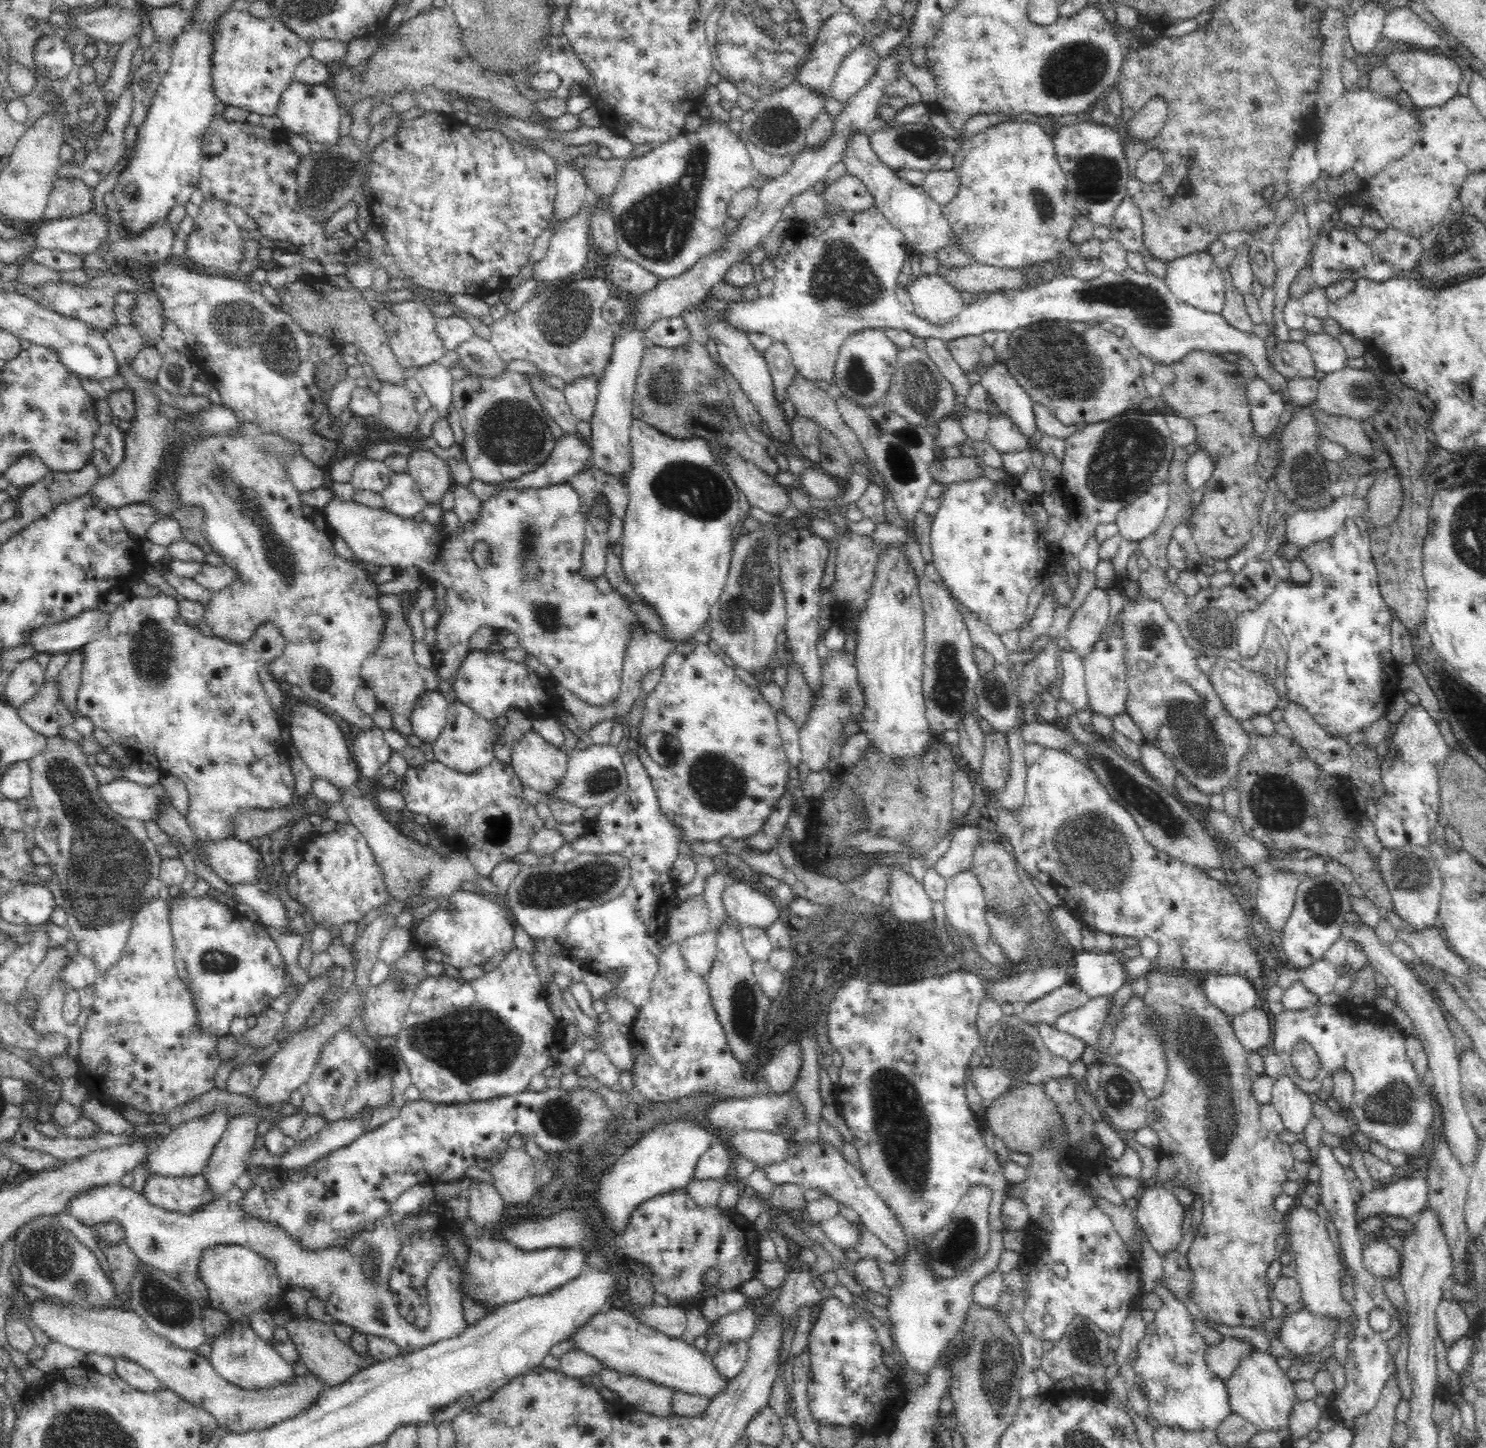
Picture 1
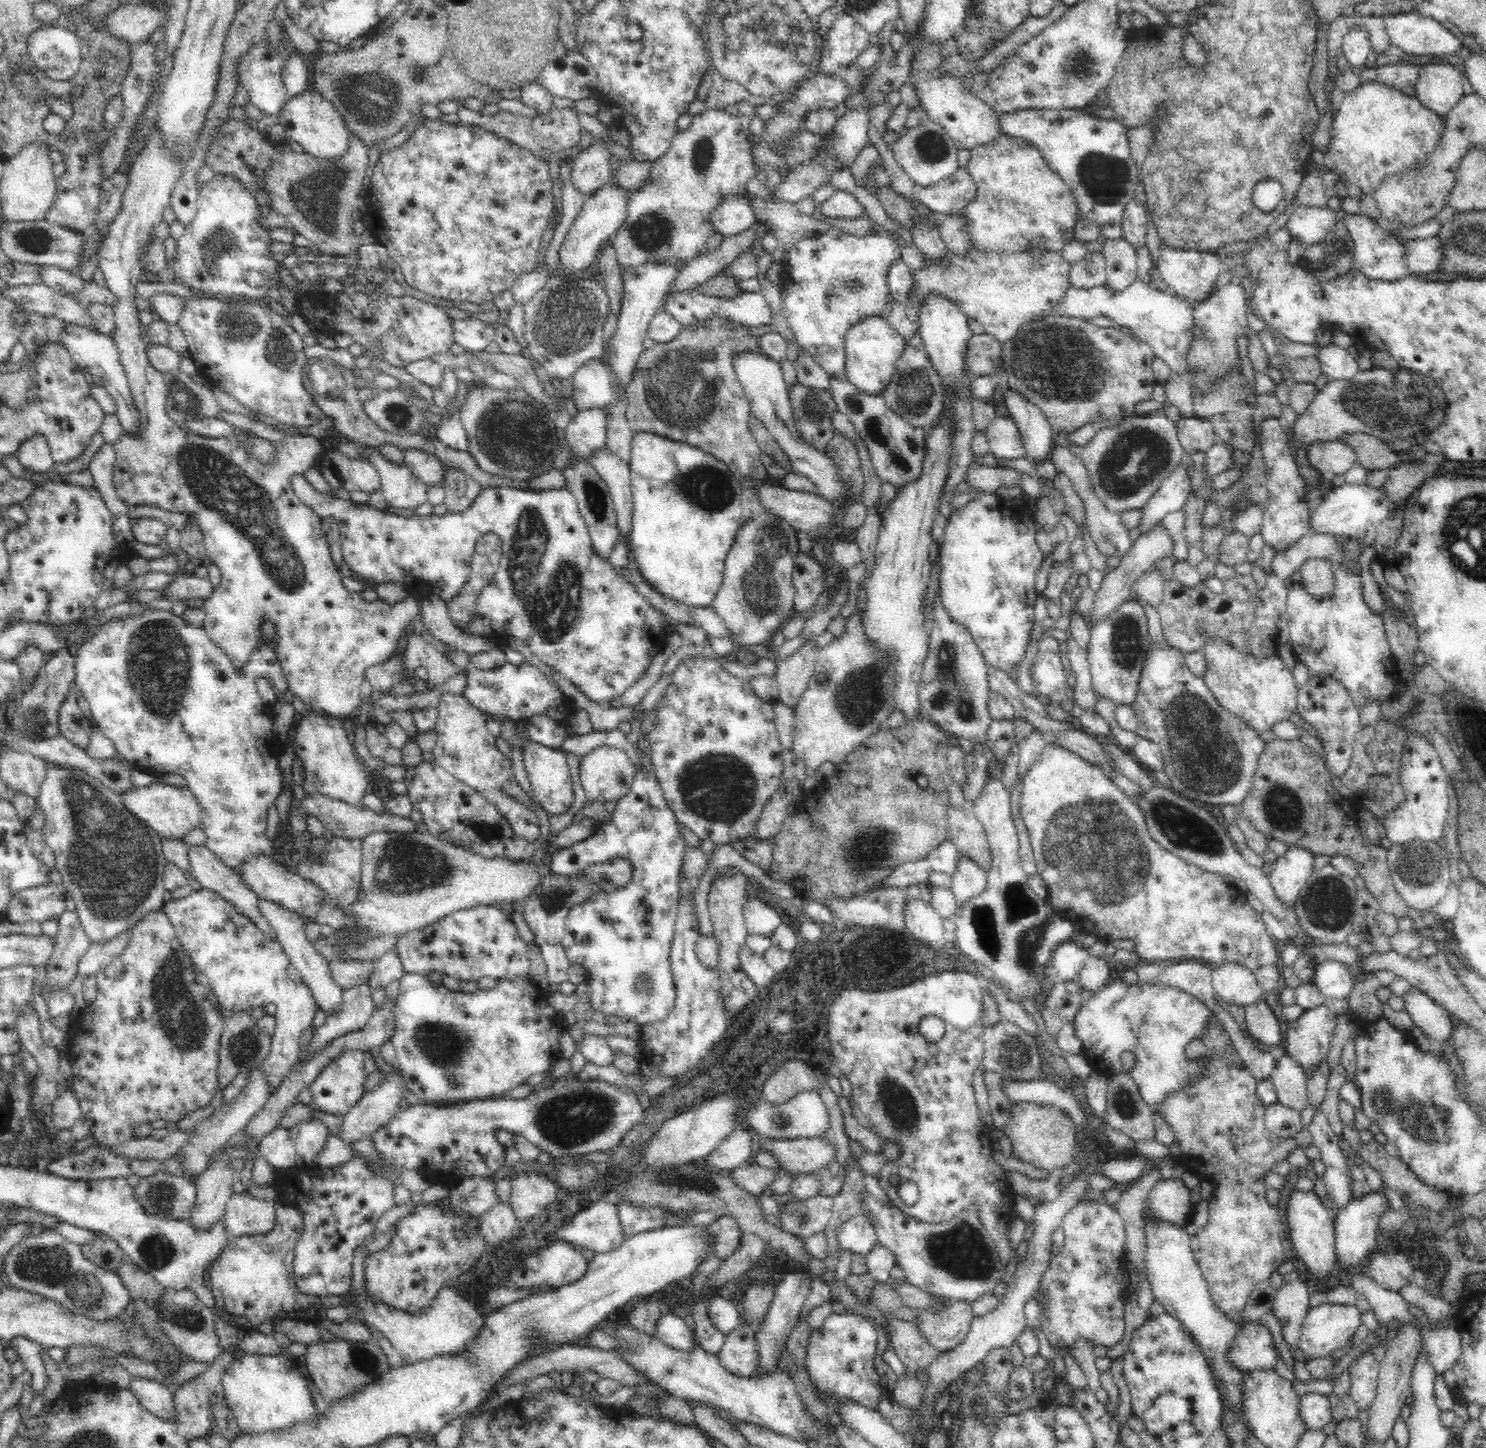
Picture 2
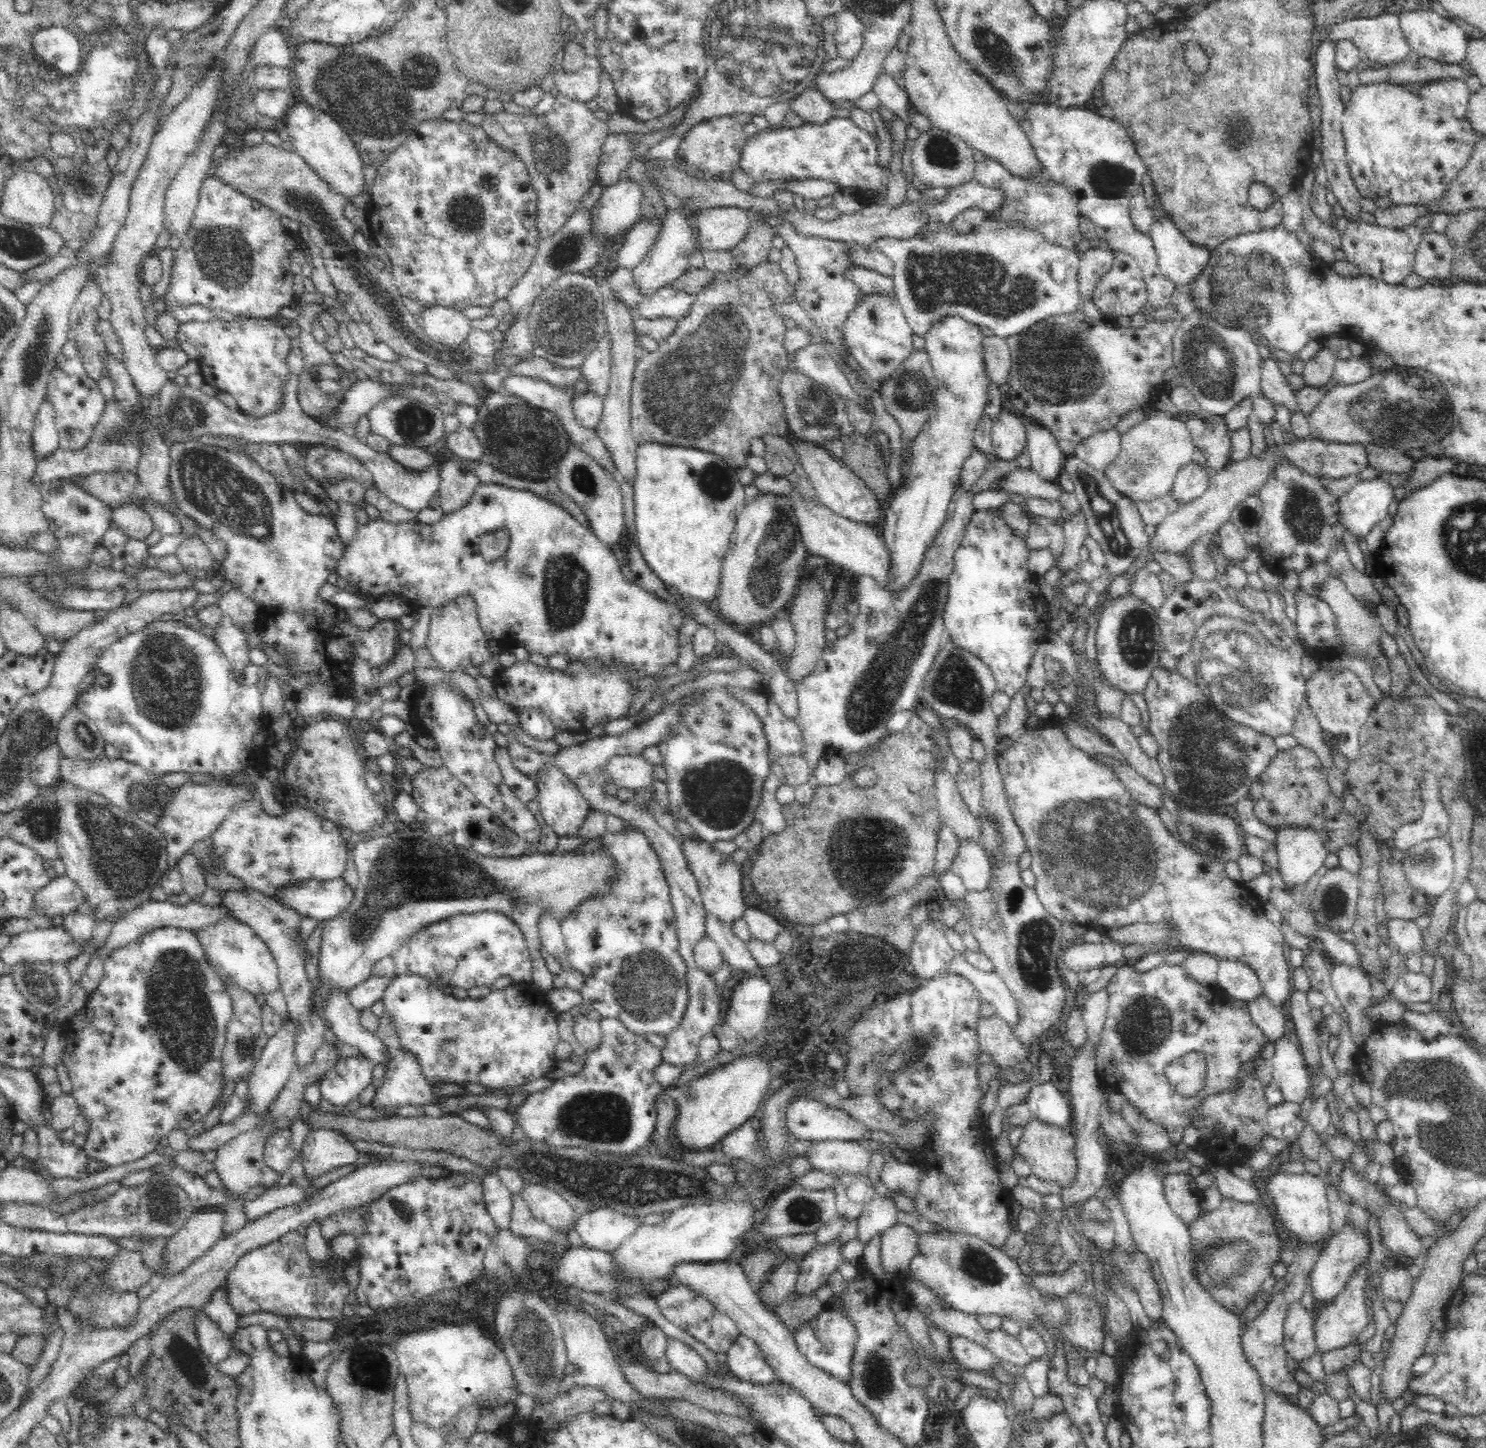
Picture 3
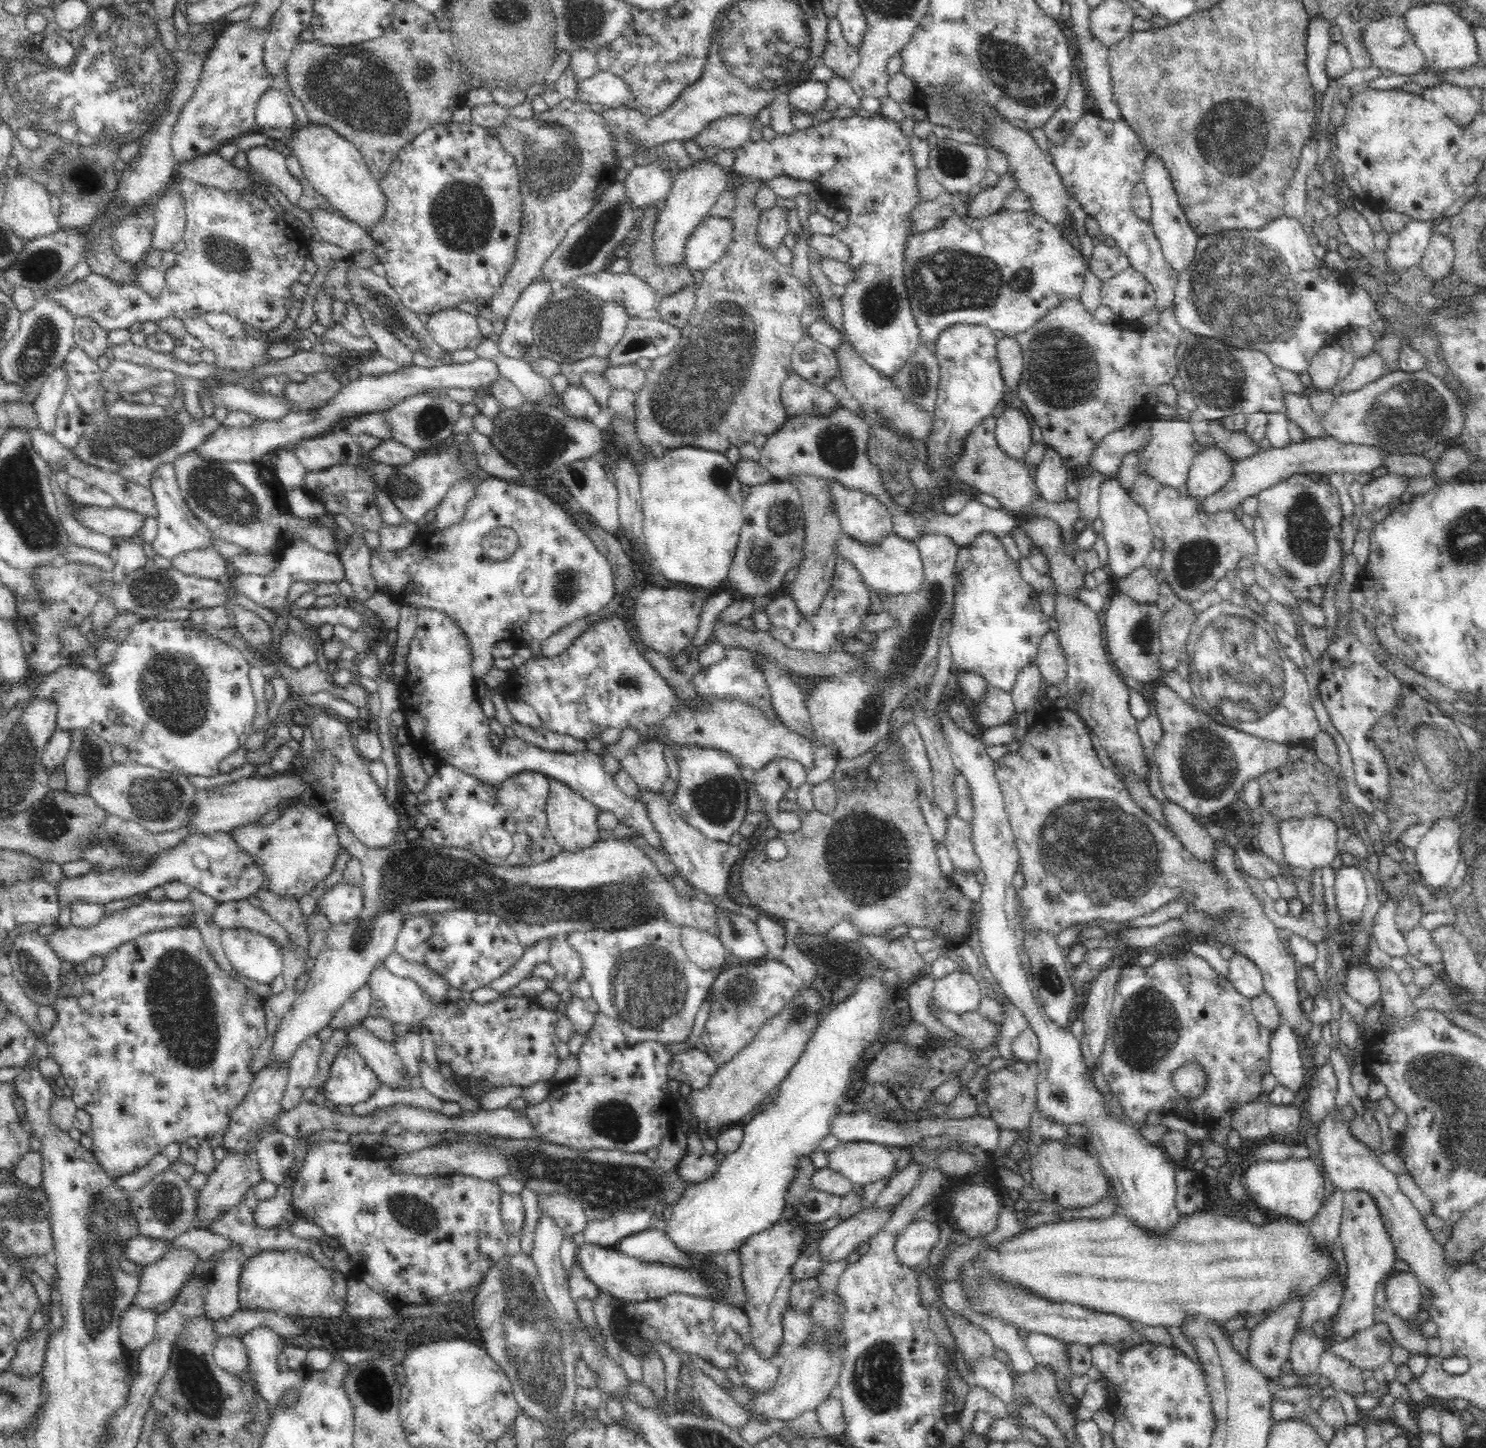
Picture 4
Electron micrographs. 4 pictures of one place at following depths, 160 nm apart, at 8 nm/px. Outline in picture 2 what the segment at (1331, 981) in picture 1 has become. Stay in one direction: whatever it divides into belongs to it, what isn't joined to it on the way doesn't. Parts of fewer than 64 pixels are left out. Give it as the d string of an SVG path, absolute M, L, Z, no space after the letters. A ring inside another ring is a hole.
M1328 959L1312 966L1312 983L1325 996L1338 1000L1350 996L1354 979L1340 961Z

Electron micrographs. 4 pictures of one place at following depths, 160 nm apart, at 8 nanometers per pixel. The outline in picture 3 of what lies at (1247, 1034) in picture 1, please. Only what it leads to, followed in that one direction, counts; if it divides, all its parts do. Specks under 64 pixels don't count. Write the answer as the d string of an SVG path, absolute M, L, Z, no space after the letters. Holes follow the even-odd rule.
M1262 994L1246 1004L1252 1022L1259 1028L1269 1043L1275 1043L1291 1032L1290 1024L1284 1017L1282 1009L1273 1005L1270 999Z

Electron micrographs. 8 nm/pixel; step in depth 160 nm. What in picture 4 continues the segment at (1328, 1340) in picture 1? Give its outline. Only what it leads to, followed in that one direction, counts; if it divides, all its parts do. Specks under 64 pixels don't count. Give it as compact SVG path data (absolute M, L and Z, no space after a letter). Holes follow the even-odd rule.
M1359 1190L1346 1192L1343 1196L1339 1244L1342 1245L1348 1268L1346 1268L1345 1291L1340 1308L1326 1324L1327 1338L1333 1342L1349 1340L1357 1332L1375 1324L1377 1285L1383 1283L1386 1276L1393 1272L1394 1263L1397 1260L1393 1244L1379 1219L1378 1209L1373 1200L1365 1192Z

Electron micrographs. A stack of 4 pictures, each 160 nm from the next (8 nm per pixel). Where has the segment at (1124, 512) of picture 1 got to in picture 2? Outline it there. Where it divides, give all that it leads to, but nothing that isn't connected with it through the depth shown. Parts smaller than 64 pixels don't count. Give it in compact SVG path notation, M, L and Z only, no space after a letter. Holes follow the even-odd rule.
M1182 466L1159 484L1150 498L1139 508L1138 532L1148 534L1156 524L1161 524L1166 514L1183 510L1190 488L1188 475Z

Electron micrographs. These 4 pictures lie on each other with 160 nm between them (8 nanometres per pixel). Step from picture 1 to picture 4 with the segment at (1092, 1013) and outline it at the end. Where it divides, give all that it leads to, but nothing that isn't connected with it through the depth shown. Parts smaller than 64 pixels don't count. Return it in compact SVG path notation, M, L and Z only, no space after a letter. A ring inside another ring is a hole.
M1190 950L1182 954L1167 954L1146 968L1136 963L1122 966L1109 1018L1114 1019L1114 1038L1105 1042L1100 1056L1100 1072L1108 1083L1110 1093L1120 1099L1120 1104L1136 1128L1140 1128L1152 1112L1176 1116L1200 1126L1212 1126L1230 1105L1252 1102L1263 1093L1260 1078L1270 1072L1272 1031L1258 1024L1251 999L1239 994L1206 959ZM1188 1061L1202 1063L1208 1078L1202 1096L1192 1100L1182 1098L1172 1086L1174 1070Z

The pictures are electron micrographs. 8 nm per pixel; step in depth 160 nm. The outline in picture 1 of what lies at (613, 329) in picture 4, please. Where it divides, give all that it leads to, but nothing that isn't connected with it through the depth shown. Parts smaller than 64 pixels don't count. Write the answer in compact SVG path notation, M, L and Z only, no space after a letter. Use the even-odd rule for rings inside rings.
M580 378L568 383L563 394L577 420L590 423L597 404L598 383Z

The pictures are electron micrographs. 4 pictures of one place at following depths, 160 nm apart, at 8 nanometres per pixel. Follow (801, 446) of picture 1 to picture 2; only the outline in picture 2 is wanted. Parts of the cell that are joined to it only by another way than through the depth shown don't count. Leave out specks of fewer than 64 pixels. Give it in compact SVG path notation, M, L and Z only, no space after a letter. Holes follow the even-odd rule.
M796 382L789 388L789 399L801 440L824 453L830 437L837 432L831 420L836 412L831 393Z

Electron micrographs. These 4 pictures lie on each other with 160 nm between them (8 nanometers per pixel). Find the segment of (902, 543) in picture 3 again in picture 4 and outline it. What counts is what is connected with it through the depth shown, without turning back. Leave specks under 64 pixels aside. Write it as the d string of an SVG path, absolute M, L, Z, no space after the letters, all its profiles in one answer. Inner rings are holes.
M954 324L942 330L936 338L934 355L940 368L935 411L931 416L929 431L925 436L926 466L936 482L930 490L922 490L924 502L919 514L926 516L942 516L944 509L944 492L950 484L956 482L956 465L965 456L965 443L970 432L982 424L982 420L992 416L992 411L1005 396L1004 381L1000 375L998 359L996 359L997 339L987 327L978 324Z

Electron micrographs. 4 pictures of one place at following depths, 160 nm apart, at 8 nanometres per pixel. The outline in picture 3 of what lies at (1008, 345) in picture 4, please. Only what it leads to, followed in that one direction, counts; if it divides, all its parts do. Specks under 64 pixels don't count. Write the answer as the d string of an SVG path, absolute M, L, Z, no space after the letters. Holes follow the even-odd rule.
M984 336L982 338L982 363L984 372L991 383L997 386L1008 382L1012 356L1006 345L1006 340L998 336Z

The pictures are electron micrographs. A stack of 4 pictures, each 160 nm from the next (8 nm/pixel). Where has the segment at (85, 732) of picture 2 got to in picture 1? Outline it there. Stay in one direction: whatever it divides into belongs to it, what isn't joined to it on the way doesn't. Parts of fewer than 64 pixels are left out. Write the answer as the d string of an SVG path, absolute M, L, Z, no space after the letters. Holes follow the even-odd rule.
M81 647L72 649L69 652L70 658L64 668L57 674L56 680L58 683L59 698L64 702L64 706L77 717L75 712L76 693L81 683L82 666L84 666L84 658L86 653Z

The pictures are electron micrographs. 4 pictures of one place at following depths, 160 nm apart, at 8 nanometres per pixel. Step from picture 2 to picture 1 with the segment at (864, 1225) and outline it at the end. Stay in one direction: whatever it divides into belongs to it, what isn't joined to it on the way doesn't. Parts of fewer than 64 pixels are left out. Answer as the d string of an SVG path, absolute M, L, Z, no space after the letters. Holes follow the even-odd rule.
M842 1214L819 1220L817 1223L824 1236L836 1247L847 1251L852 1250L860 1238L860 1228L850 1222Z

